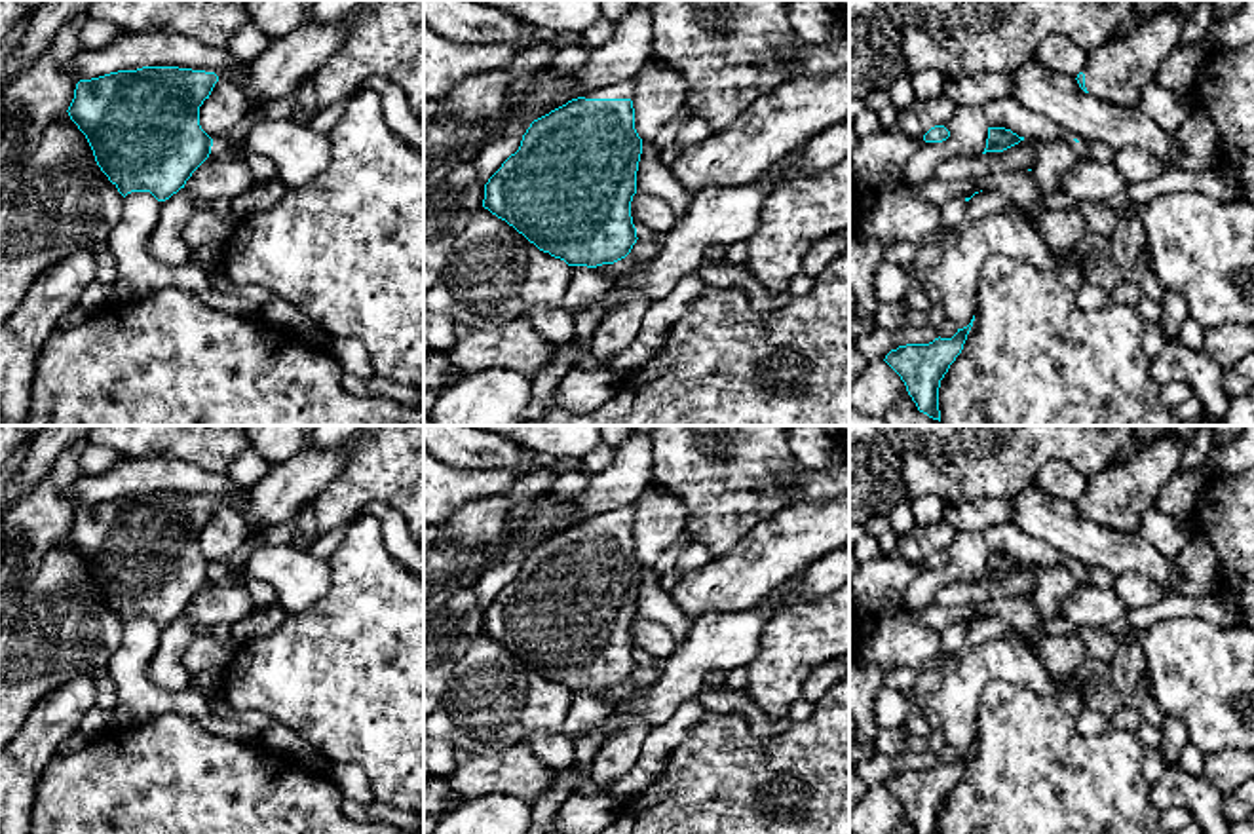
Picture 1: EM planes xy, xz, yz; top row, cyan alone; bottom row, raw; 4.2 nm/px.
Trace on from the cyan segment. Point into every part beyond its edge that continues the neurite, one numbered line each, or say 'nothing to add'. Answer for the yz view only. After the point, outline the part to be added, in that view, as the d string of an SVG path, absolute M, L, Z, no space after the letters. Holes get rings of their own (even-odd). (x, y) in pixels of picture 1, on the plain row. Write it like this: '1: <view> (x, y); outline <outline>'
1: yz (1118, 496); outline M1168 433L1127 462L1113 462L1089 477L1083 490L1087 517L1106 530L1138 534L1142 517L1180 469L1184 446Z

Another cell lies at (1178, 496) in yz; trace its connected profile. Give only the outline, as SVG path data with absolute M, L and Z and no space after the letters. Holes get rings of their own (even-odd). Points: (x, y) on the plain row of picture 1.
M1203 467L1182 471L1178 469L1161 488L1155 509L1189 522L1195 515L1199 492L1205 486Z

